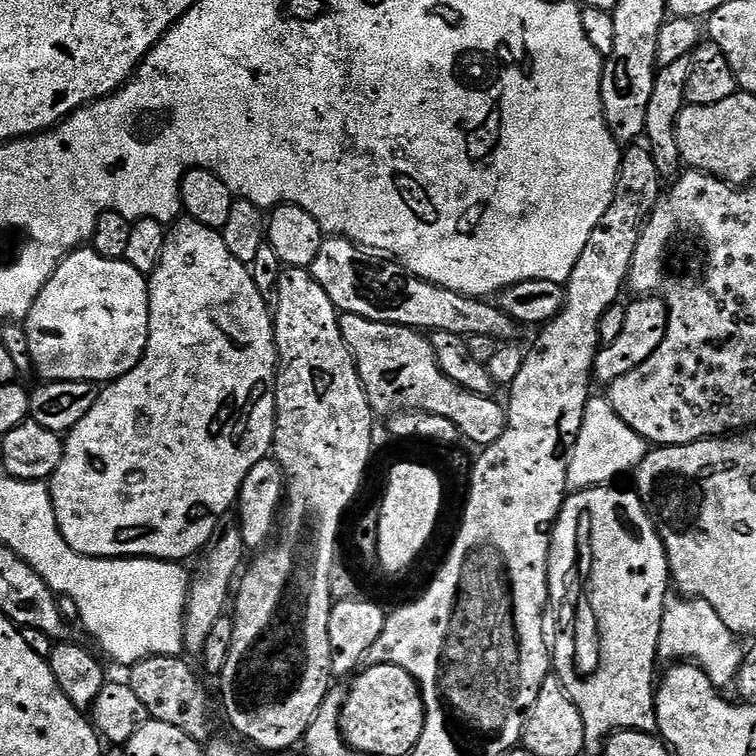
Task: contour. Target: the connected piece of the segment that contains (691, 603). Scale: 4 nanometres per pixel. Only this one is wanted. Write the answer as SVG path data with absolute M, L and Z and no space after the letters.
M679 594L664 597L658 653L661 661L691 662L707 674L715 688L731 689L744 661L745 649L740 648L739 643L741 644L741 641L736 633L729 630L726 622L722 622L722 618L718 618L718 610L714 610L710 602Z

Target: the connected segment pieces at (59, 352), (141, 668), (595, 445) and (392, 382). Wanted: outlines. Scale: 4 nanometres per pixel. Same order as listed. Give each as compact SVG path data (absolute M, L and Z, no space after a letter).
M91 247L78 248L57 266L38 294L26 327L28 357L41 381L117 380L138 366L148 345L148 280L125 259L102 258Z
M151 656L131 665L126 682L138 694L142 706L146 706L149 717L169 726L178 726L182 734L204 742L213 735L212 704L208 701L208 692L196 672L180 656Z
M605 403L604 408L589 406L584 409L582 430L574 442L568 458L569 489L598 488L611 485L619 476L635 473L636 468L648 456L650 445L642 438L642 434L634 434L618 414L614 414L614 406Z
M358 314L340 316L342 338L356 360L356 369L373 413L387 418L393 412L442 414L458 426L461 437L472 444L487 446L502 438L508 414L496 398L479 396L442 374L431 339L423 331L401 324L374 322Z

